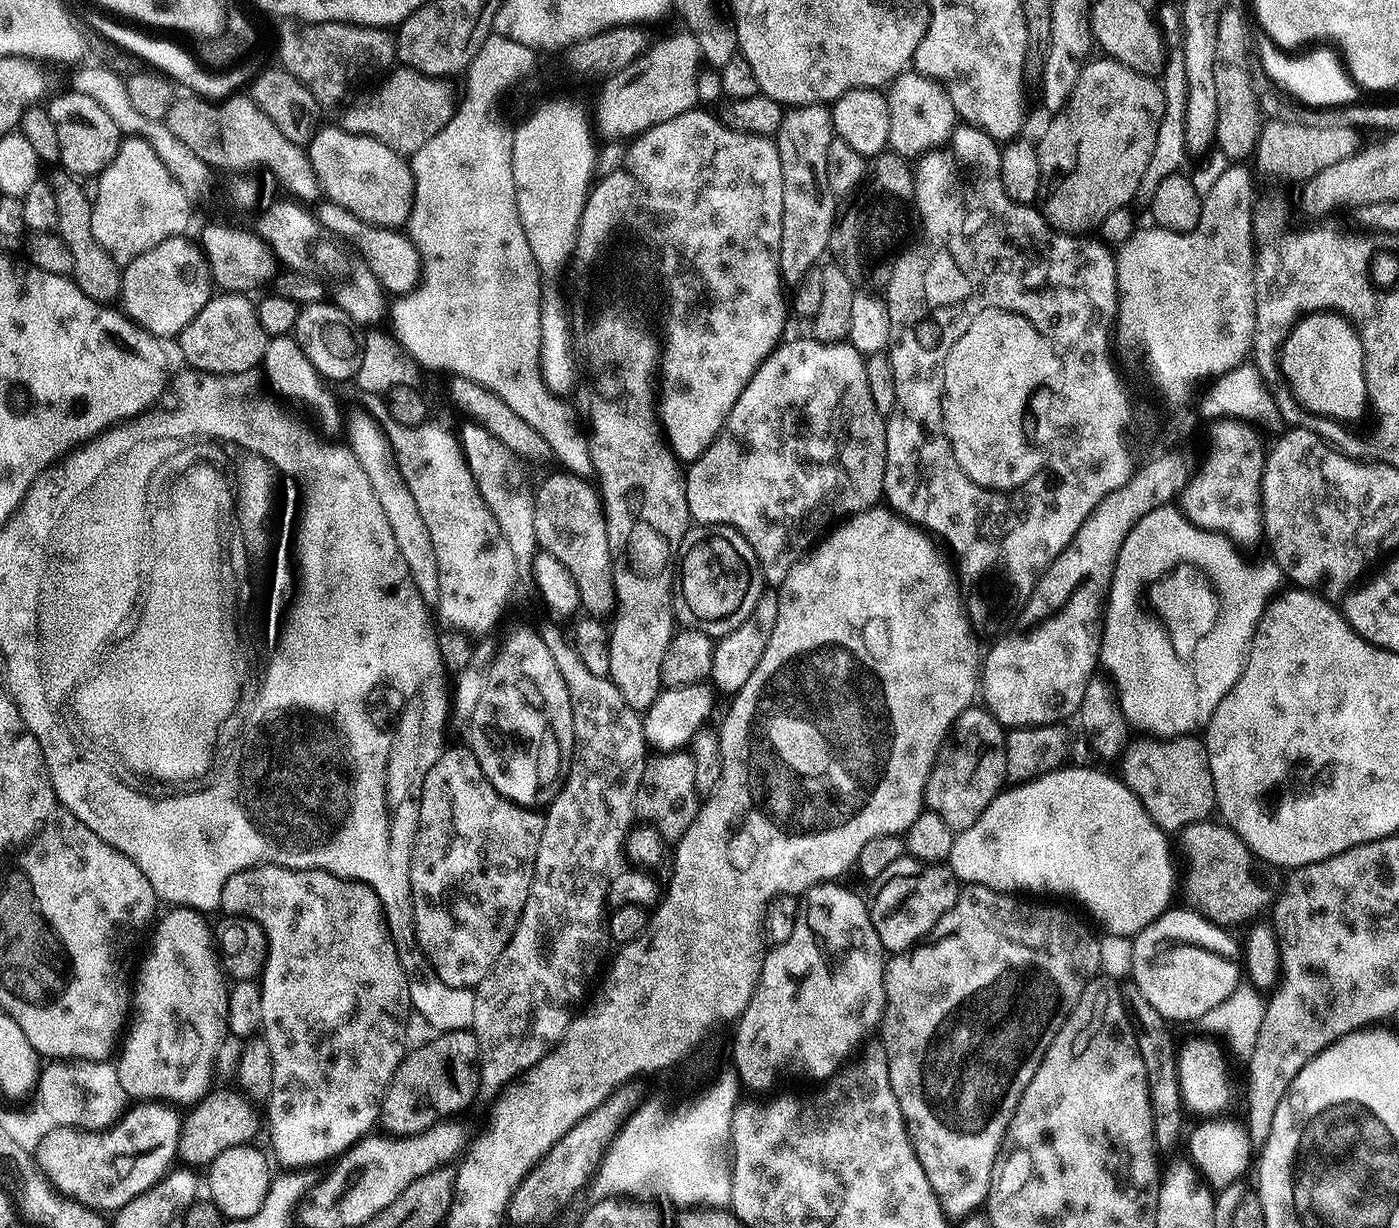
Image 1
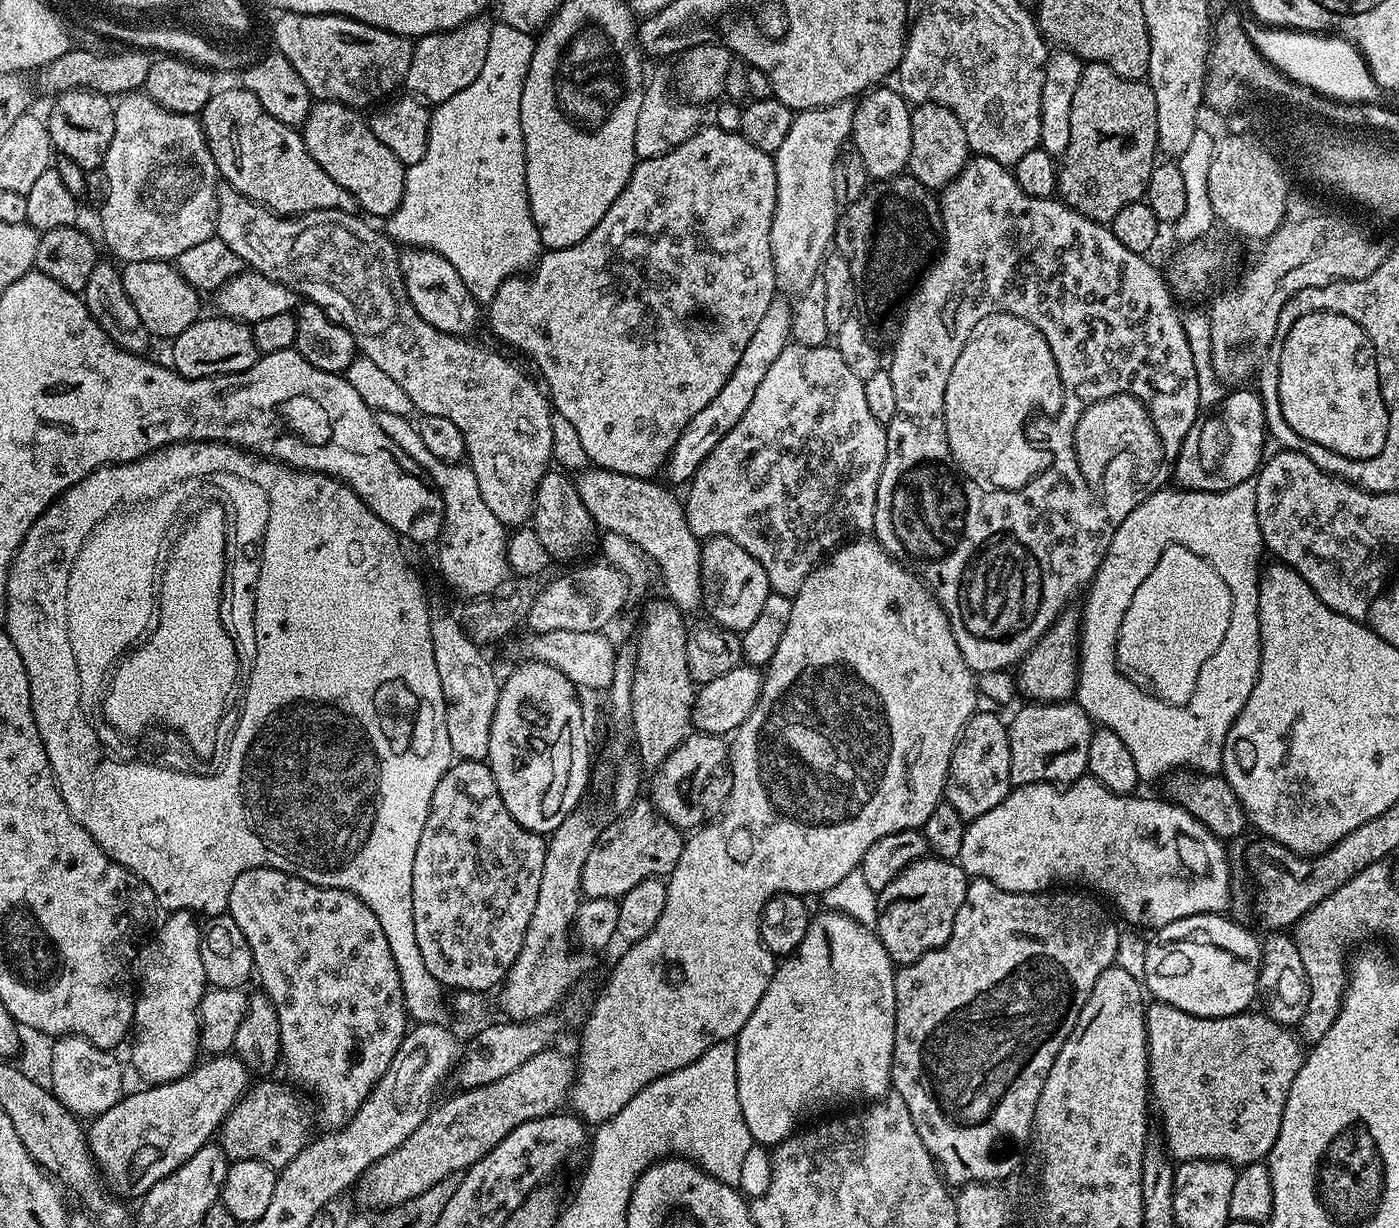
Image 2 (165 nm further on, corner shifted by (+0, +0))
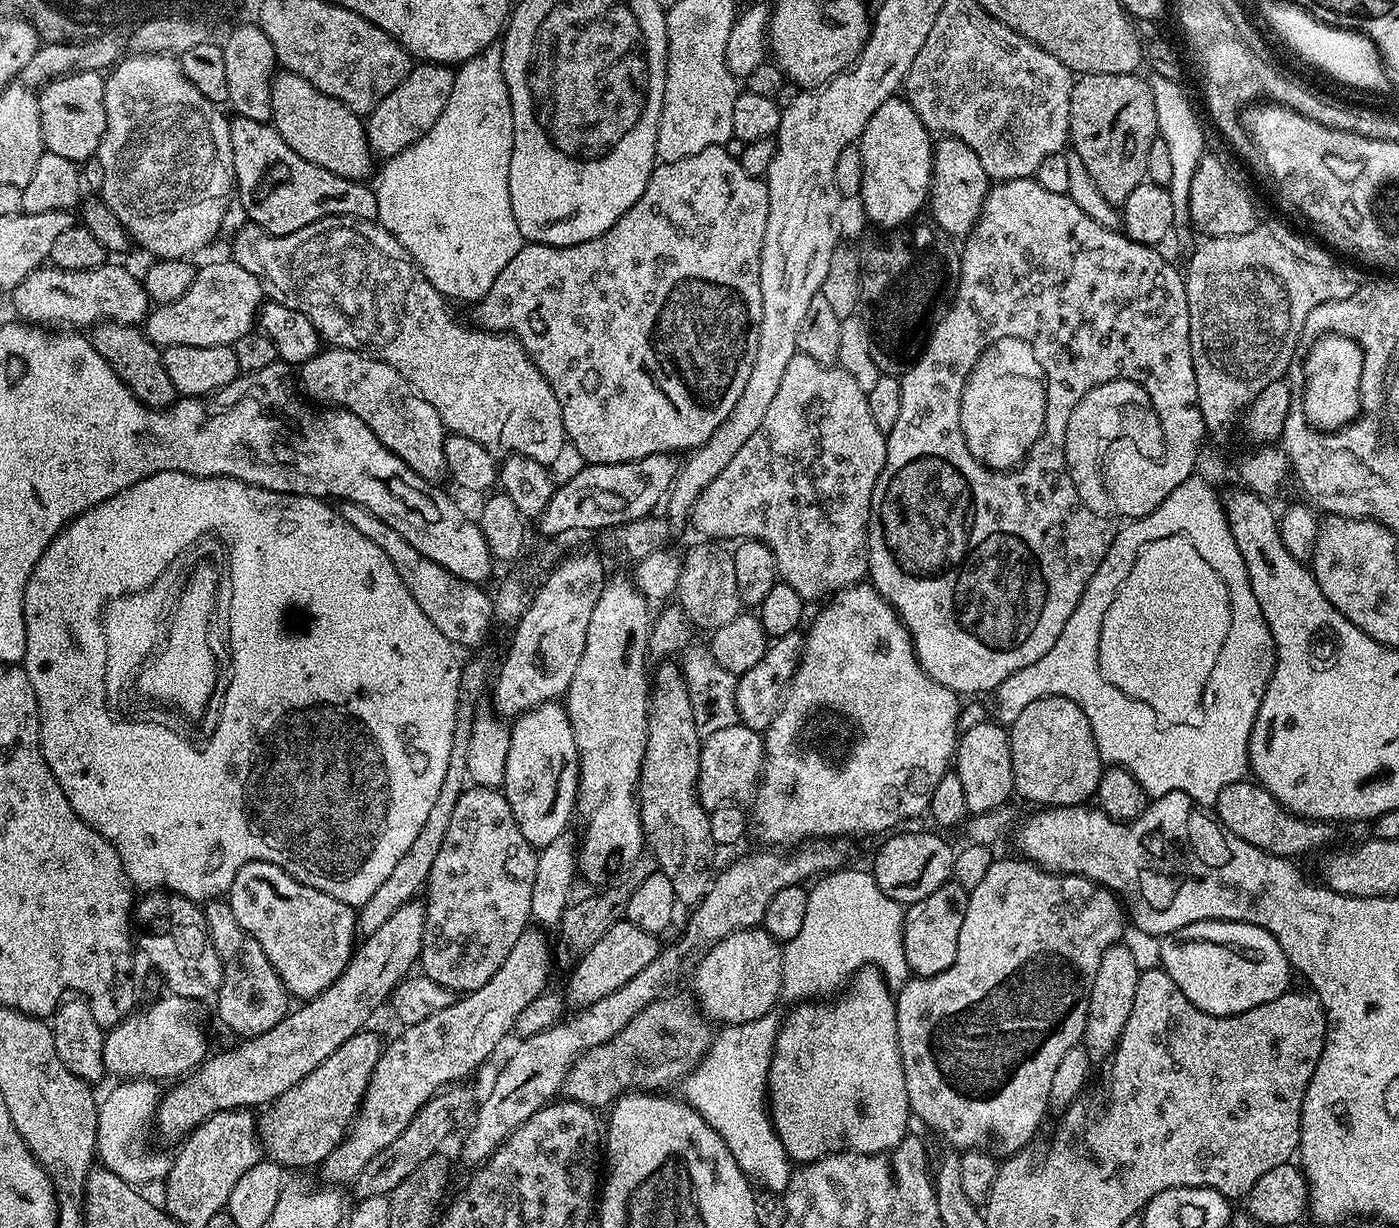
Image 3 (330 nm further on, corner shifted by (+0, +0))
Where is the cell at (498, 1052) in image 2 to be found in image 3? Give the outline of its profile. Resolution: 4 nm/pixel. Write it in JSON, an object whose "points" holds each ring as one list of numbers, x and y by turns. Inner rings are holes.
{"points":[[627,918,611,926,588,952,575,961,576,969,568,980,567,1003,583,1009,626,986,632,978,642,974,642,970,646,970,646,966,650,966,660,953,662,944,656,940,659,940,657,933,638,930,638,926,631,924]]}

